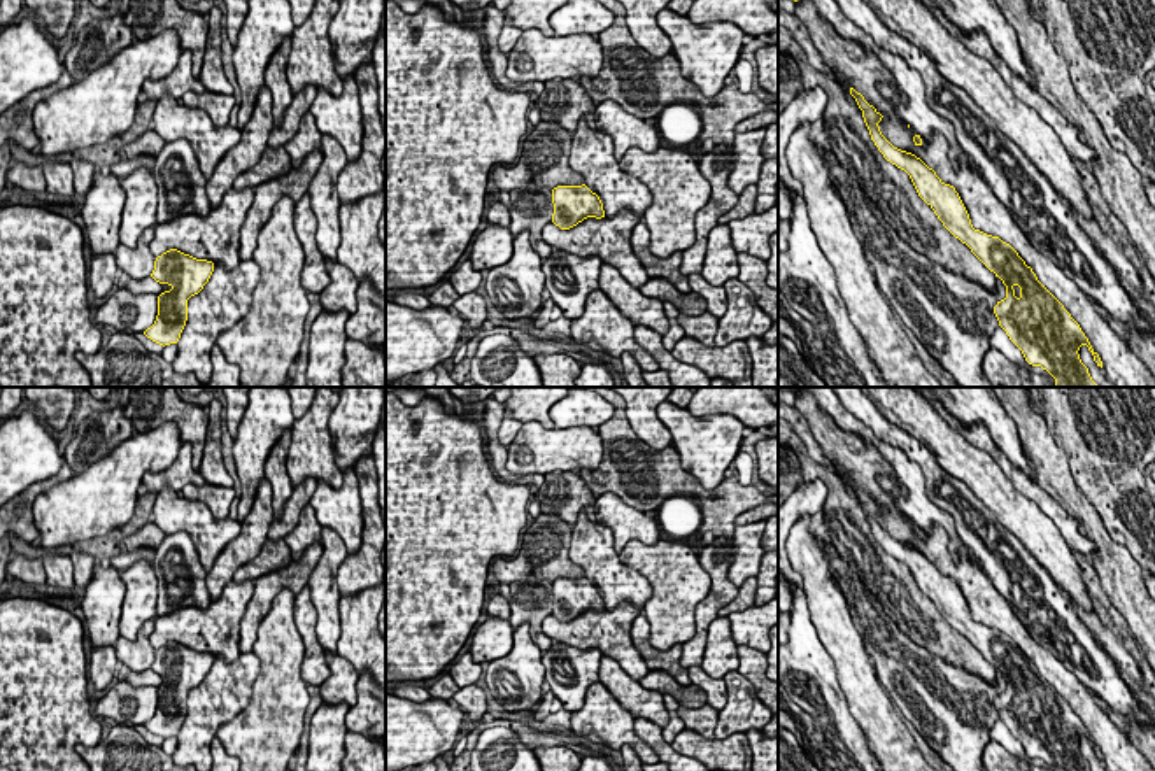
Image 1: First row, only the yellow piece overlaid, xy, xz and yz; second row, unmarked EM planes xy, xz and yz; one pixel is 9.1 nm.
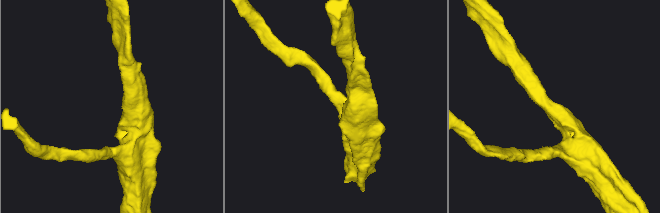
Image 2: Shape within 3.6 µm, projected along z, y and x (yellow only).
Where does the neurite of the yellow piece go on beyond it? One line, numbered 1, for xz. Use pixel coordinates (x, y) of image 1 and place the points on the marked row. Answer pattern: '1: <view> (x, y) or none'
1: none

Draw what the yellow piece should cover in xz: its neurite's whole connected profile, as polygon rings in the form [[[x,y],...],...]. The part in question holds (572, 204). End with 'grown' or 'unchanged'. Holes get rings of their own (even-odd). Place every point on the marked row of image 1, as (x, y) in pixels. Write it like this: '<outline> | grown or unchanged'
[[[585,184],[557,186],[552,189],[552,223],[561,230],[570,230],[587,217],[605,217],[603,203]]] | unchanged

